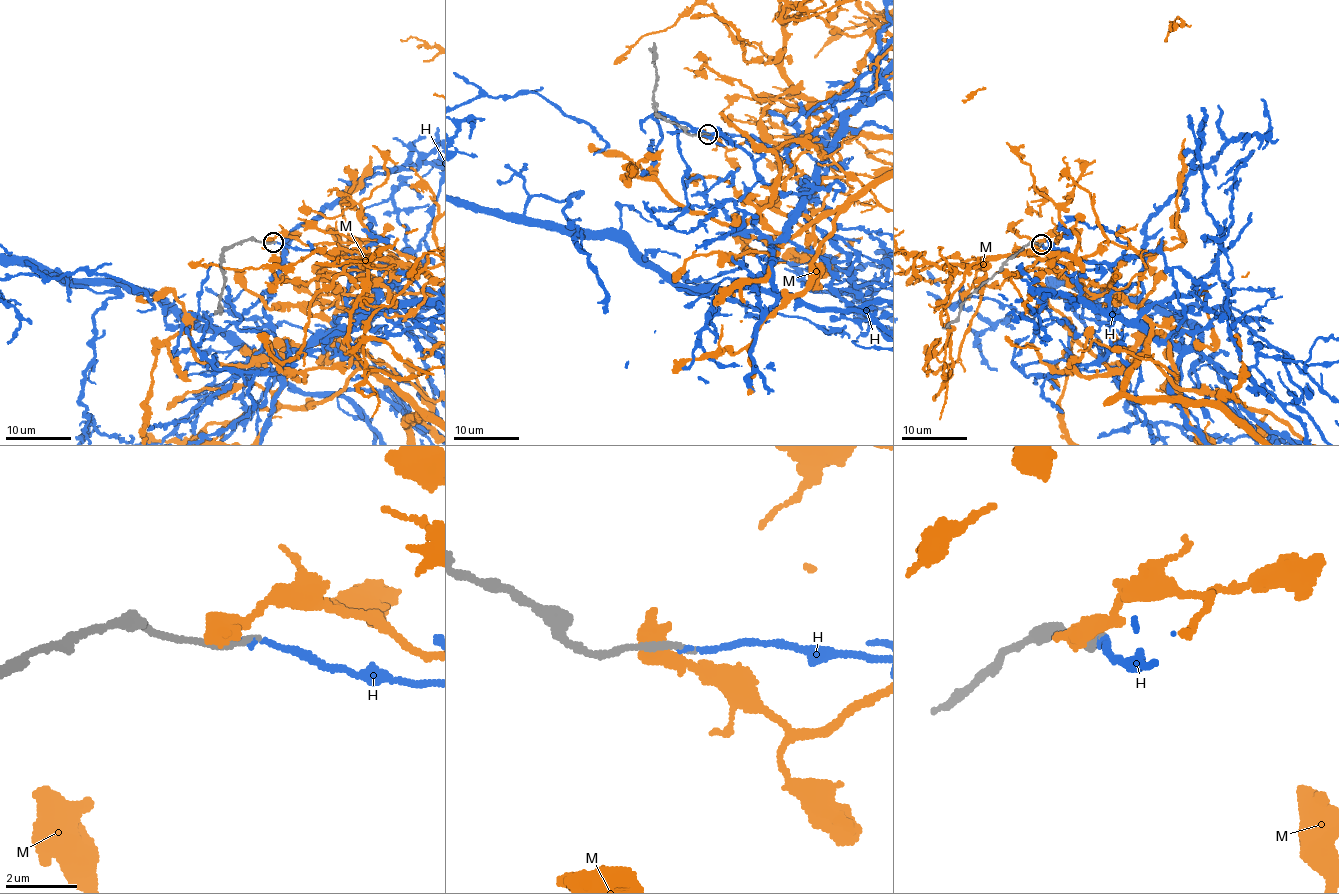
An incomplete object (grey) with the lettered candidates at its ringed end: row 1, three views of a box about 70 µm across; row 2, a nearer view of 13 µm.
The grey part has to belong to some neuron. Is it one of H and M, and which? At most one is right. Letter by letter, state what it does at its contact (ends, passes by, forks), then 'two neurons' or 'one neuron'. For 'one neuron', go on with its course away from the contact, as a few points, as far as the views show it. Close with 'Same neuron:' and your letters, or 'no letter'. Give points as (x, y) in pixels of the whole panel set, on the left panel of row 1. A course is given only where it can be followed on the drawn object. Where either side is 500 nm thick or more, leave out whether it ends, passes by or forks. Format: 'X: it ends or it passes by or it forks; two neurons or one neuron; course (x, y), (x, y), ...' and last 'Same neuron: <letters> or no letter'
H: it ends; one neuron
M: two neurons
Same neuron: H

